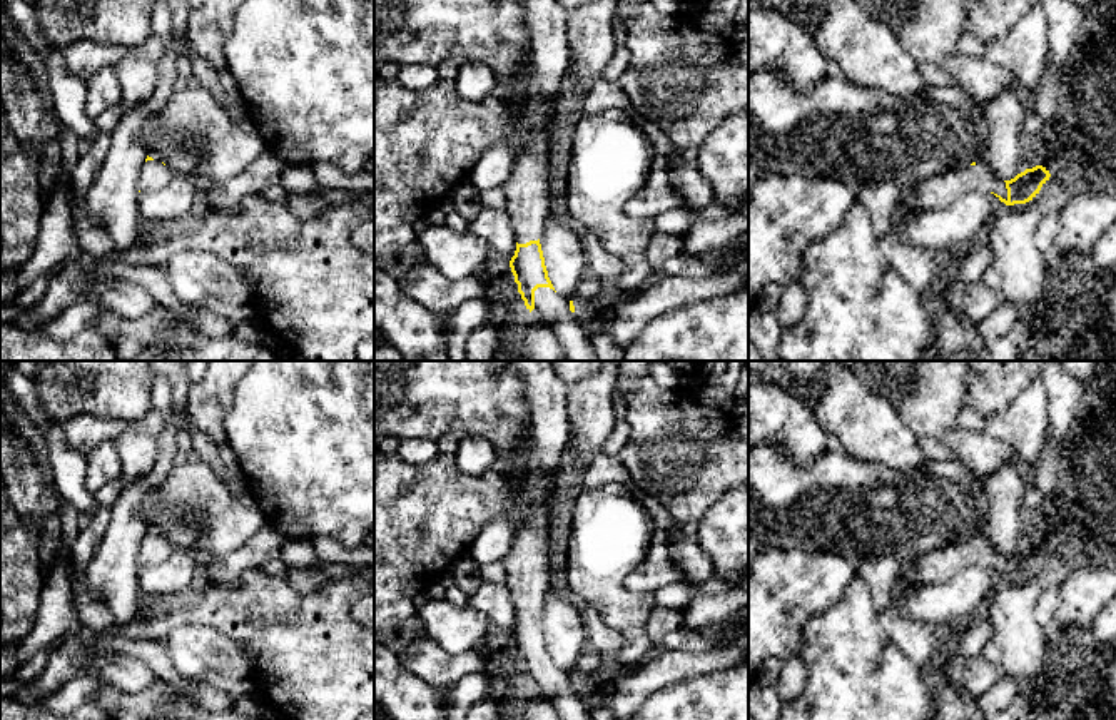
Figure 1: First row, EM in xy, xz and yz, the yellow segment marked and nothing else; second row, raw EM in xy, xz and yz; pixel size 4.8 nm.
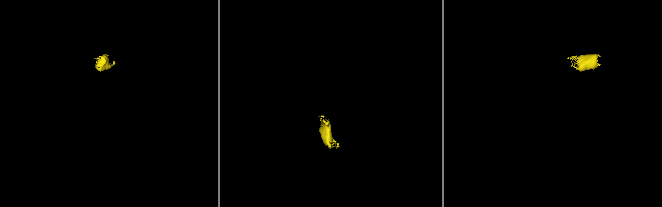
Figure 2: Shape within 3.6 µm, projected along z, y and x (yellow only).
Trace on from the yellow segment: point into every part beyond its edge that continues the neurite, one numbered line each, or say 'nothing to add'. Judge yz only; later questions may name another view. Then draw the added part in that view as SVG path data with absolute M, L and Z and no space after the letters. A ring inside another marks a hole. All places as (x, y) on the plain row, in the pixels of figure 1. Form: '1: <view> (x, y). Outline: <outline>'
1: yz (938, 565). Outline: M982 535L952 546L931 550L914 558L907 578L917 585L936 585L952 578L966 566L994 566L1007 575L1006 556Z

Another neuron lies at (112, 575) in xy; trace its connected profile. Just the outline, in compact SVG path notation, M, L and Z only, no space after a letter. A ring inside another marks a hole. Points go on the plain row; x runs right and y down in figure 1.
M170 409L167 428L157 436L159 453L152 469L125 488L112 506L112 518L87 568L87 586L107 606L112 630L127 633L144 601L139 586L139 551L147 533L144 496L160 486L179 453L175 436L185 411Z

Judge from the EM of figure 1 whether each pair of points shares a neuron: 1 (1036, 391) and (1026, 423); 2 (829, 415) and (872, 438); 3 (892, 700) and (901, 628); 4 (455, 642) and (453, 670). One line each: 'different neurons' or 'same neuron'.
1: same neuron
2: same neuron
3: different neurons
4: different neurons

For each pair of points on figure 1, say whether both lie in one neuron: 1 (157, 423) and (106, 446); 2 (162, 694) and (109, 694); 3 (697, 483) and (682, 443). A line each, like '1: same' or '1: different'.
1: different
2: same
3: same

